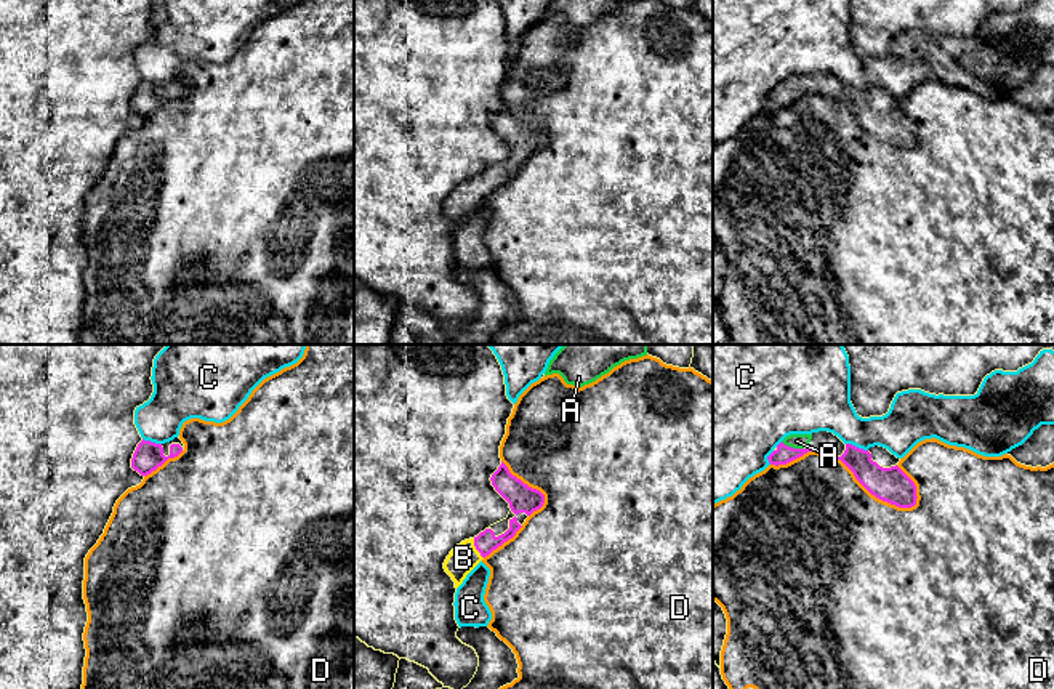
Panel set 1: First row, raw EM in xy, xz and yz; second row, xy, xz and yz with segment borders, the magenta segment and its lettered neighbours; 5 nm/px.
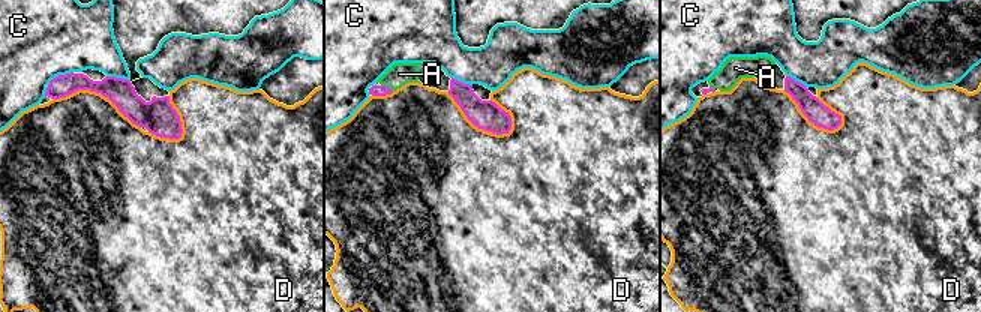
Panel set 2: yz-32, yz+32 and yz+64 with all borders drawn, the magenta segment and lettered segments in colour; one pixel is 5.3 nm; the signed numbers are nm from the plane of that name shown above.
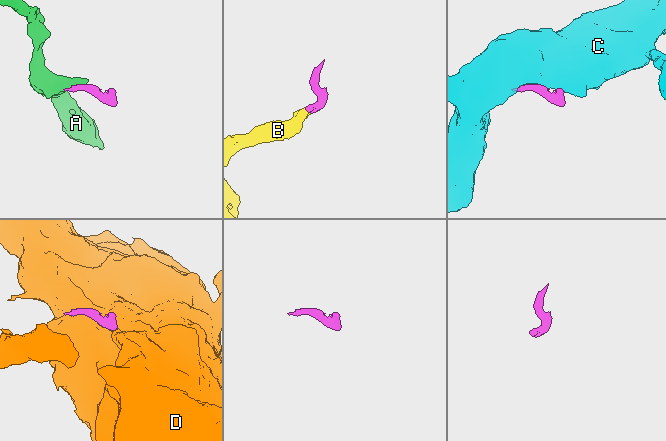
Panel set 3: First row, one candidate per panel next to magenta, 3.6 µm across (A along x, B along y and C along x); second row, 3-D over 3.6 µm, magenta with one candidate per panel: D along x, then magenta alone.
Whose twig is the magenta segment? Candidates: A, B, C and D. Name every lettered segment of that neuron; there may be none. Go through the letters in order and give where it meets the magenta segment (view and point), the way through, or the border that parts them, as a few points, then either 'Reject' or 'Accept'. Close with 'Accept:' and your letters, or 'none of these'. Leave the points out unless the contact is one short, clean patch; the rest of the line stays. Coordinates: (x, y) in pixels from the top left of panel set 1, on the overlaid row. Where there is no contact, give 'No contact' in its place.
A: Touches magenta at yz (792, 447). Path across: yz (784, 454), (792, 447), (796, 441). Accept
B: Touches magenta at xz (476, 548). Path across: xz (486, 542), (476, 548), (463, 558). Accept
C: Touches magenta at yz (857, 447). Reject
D: Touches magenta at yz (876, 497). Reject
Accept: A, B

